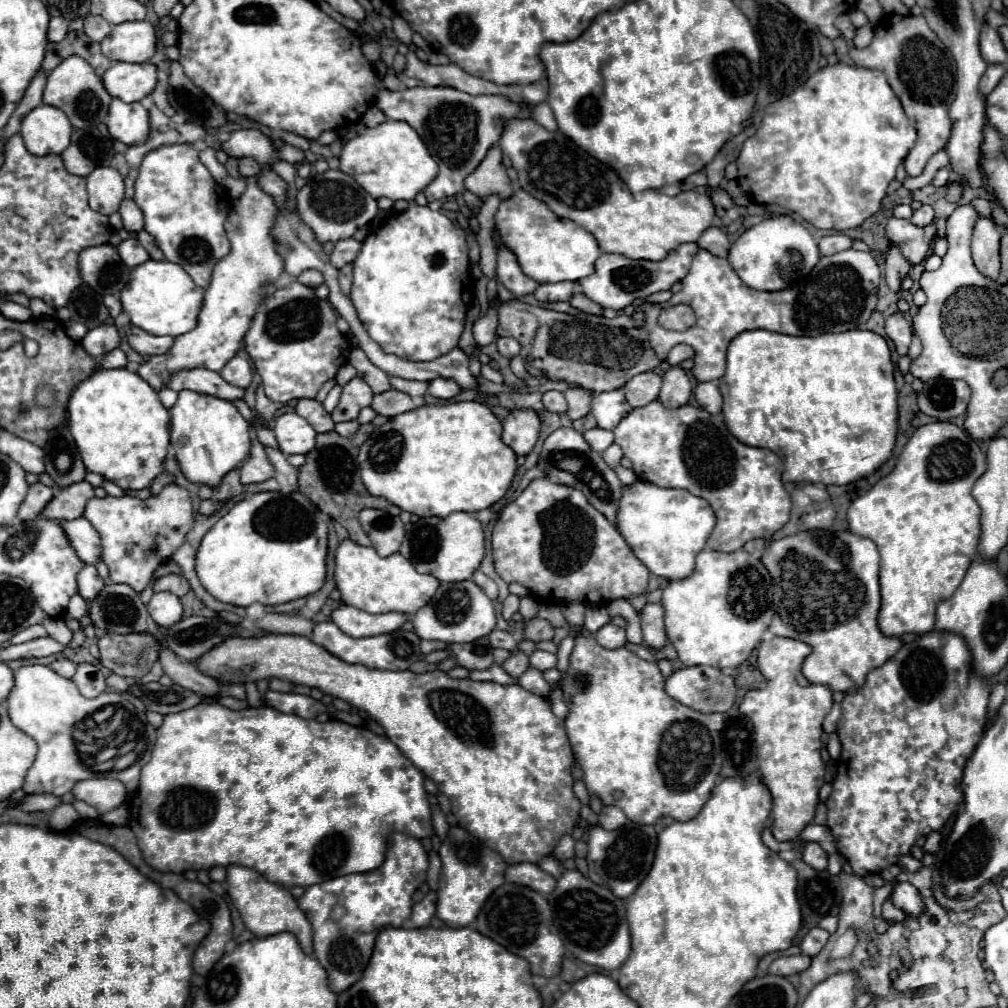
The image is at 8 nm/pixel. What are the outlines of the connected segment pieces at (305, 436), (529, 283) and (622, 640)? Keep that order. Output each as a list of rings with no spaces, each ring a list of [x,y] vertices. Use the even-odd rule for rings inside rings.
[[[296,412],[282,414],[274,424],[280,450],[288,454],[308,454],[316,444],[314,428]]]
[[[498,248],[496,280],[500,284],[504,284],[514,296],[526,296],[526,294],[532,294],[538,288],[538,282],[524,276],[516,256],[508,248]]]
[[[612,622],[604,624],[596,634],[594,634],[596,642],[602,646],[602,648],[608,648],[608,650],[614,650],[614,648],[620,648],[626,644],[626,632],[624,628],[620,626],[614,626]]]

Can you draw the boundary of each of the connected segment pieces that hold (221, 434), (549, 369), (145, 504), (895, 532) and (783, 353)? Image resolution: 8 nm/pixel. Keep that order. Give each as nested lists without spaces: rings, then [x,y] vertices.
[[[180,390],[178,392],[178,402],[170,410],[170,444],[174,446],[174,454],[178,464],[182,466],[182,472],[186,474],[188,480],[196,484],[208,484],[208,486],[218,486],[218,482],[228,474],[230,470],[238,468],[250,454],[250,424],[240,416],[236,406],[228,400],[216,398],[216,396],[206,396],[198,394],[192,390]]]
[[[518,300],[498,304],[498,336],[512,336],[520,342],[520,356],[532,376],[578,384],[594,394],[622,388],[628,378],[660,366],[648,342],[646,328],[608,328],[582,322],[570,314],[560,314]]]
[[[170,484],[146,500],[134,496],[92,498],[86,504],[84,518],[92,522],[102,538],[102,560],[110,570],[110,578],[142,592],[154,580],[154,570],[184,544],[186,534],[194,526],[194,508],[190,492]]]
[[[934,422],[934,424],[926,424],[920,426],[912,438],[908,440],[908,444],[904,446],[902,454],[898,456],[898,464],[894,466],[894,470],[878,480],[868,492],[864,492],[862,496],[858,496],[850,508],[848,508],[848,526],[850,532],[858,534],[858,536],[866,536],[870,540],[876,542],[878,552],[880,552],[880,596],[882,596],[882,606],[878,612],[878,628],[884,636],[902,636],[902,634],[926,634],[930,630],[934,630],[934,620],[936,620],[936,604],[940,600],[946,600],[954,594],[954,590],[958,588],[958,584],[962,582],[972,558],[976,556],[976,548],[980,542],[980,506],[978,502],[972,498],[970,490],[974,486],[974,482],[986,472],[986,454],[980,450],[980,446],[966,434],[964,428],[958,428],[952,422]]]
[[[768,330],[738,334],[728,346],[726,374],[720,378],[724,422],[748,446],[774,450],[784,458],[784,482],[850,484],[870,476],[890,456],[896,444],[896,382],[886,340],[870,330],[848,330],[820,336],[788,336]]]

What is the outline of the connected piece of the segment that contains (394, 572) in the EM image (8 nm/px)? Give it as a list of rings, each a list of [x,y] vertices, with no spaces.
[[[350,538],[342,540],[336,548],[334,582],[344,604],[366,610],[370,614],[380,612],[416,614],[440,586],[440,582],[434,576],[416,572],[416,568],[400,552],[382,558],[374,552],[374,548],[360,546]]]

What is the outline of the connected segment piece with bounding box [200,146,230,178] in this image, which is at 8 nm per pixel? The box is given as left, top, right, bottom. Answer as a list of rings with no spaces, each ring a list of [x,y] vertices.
[[[204,146],[204,148],[200,150],[200,160],[202,160],[202,163],[206,168],[212,172],[212,176],[226,176],[226,178],[230,178],[230,176],[226,174],[226,168],[218,162],[216,151],[212,148],[206,148],[206,146]]]

